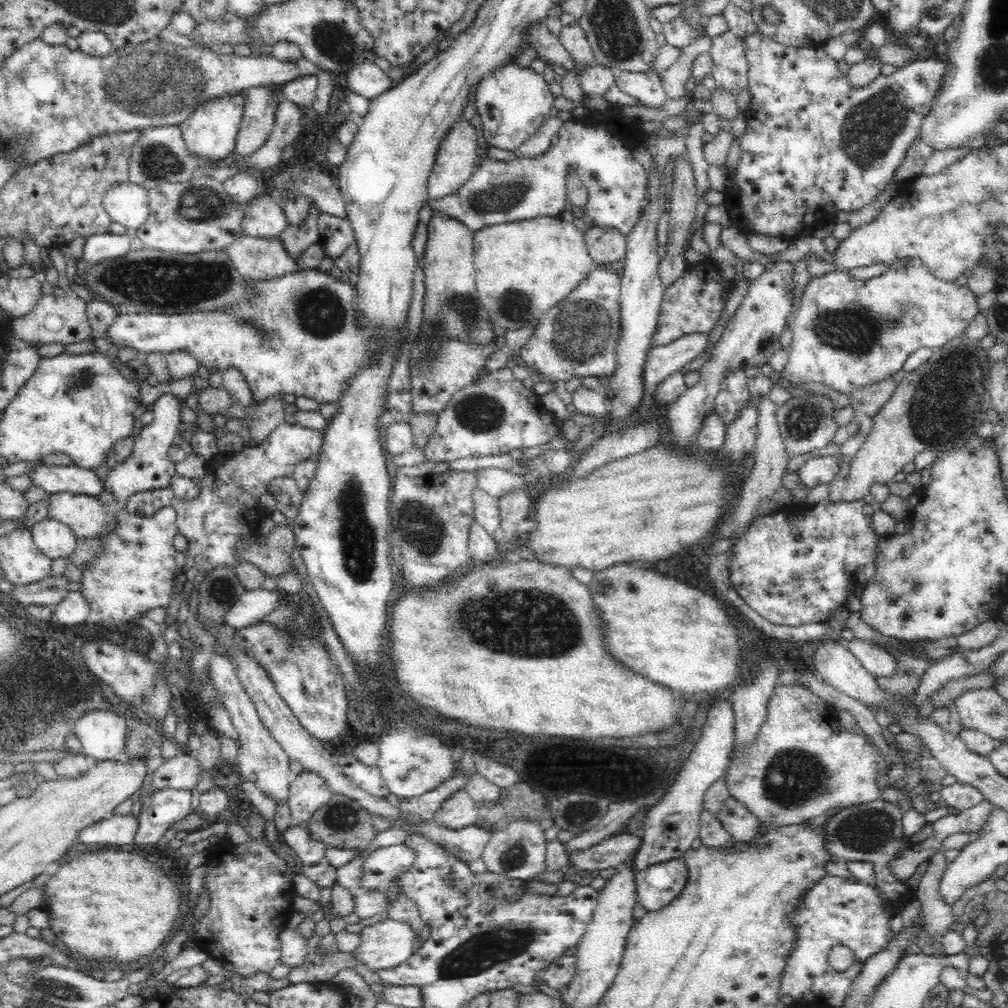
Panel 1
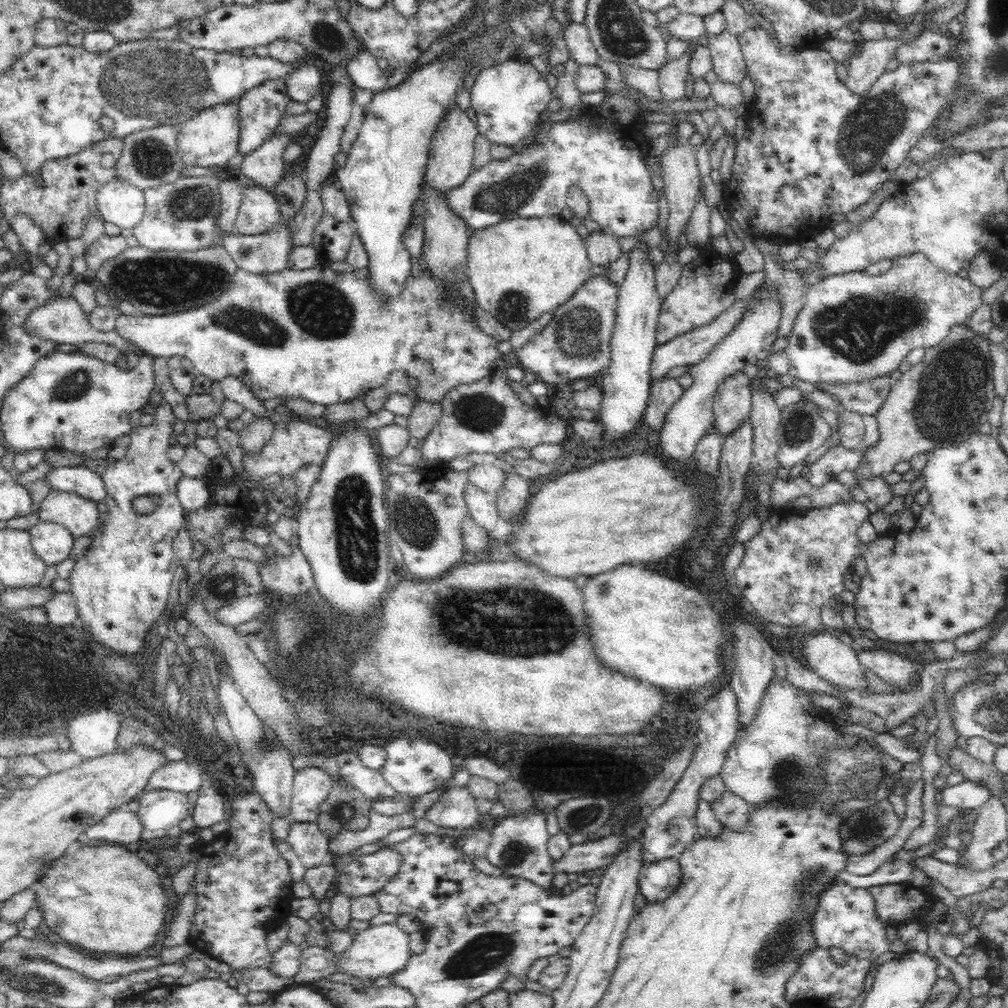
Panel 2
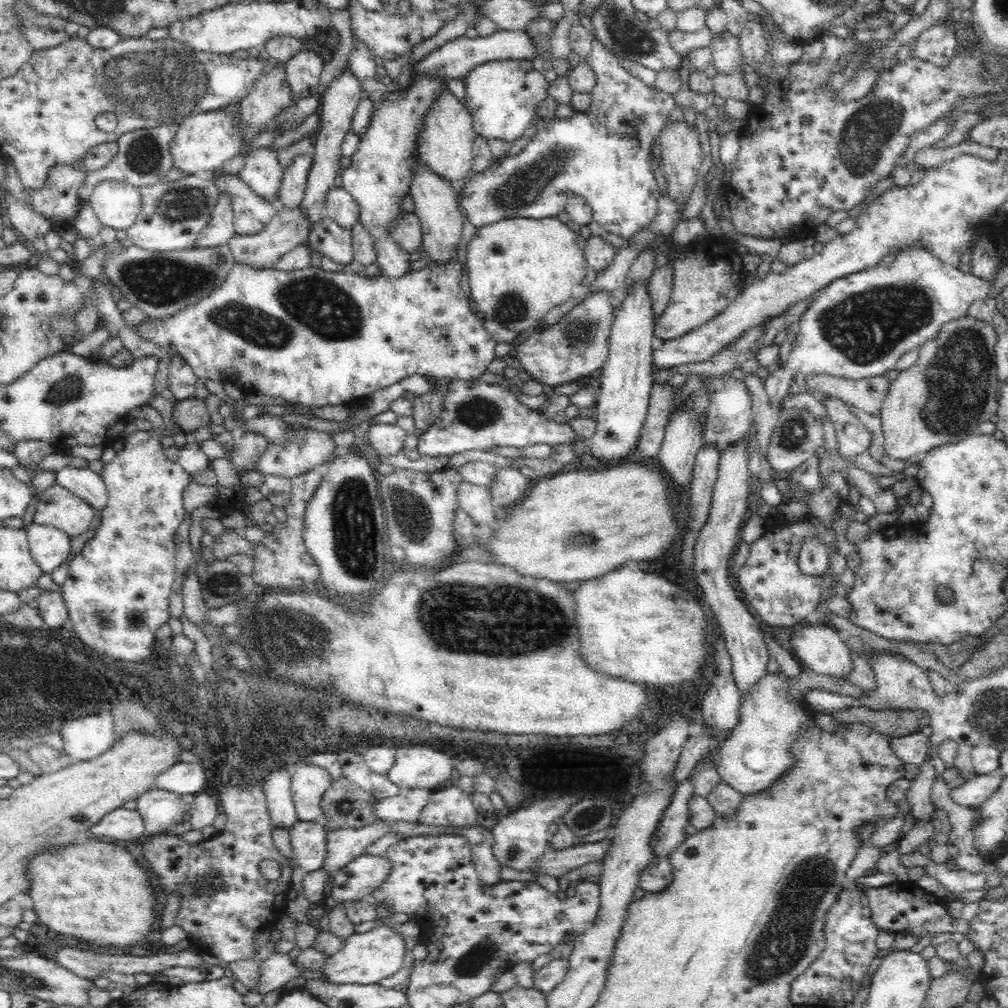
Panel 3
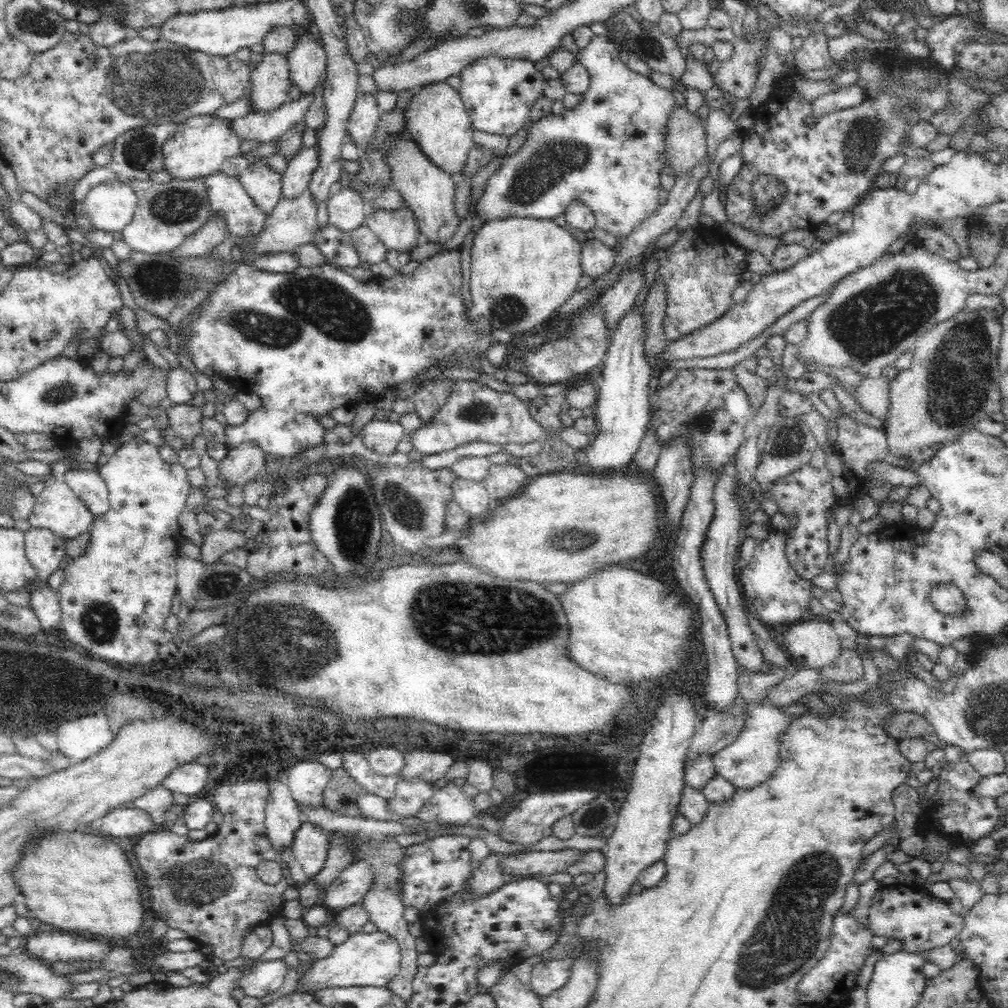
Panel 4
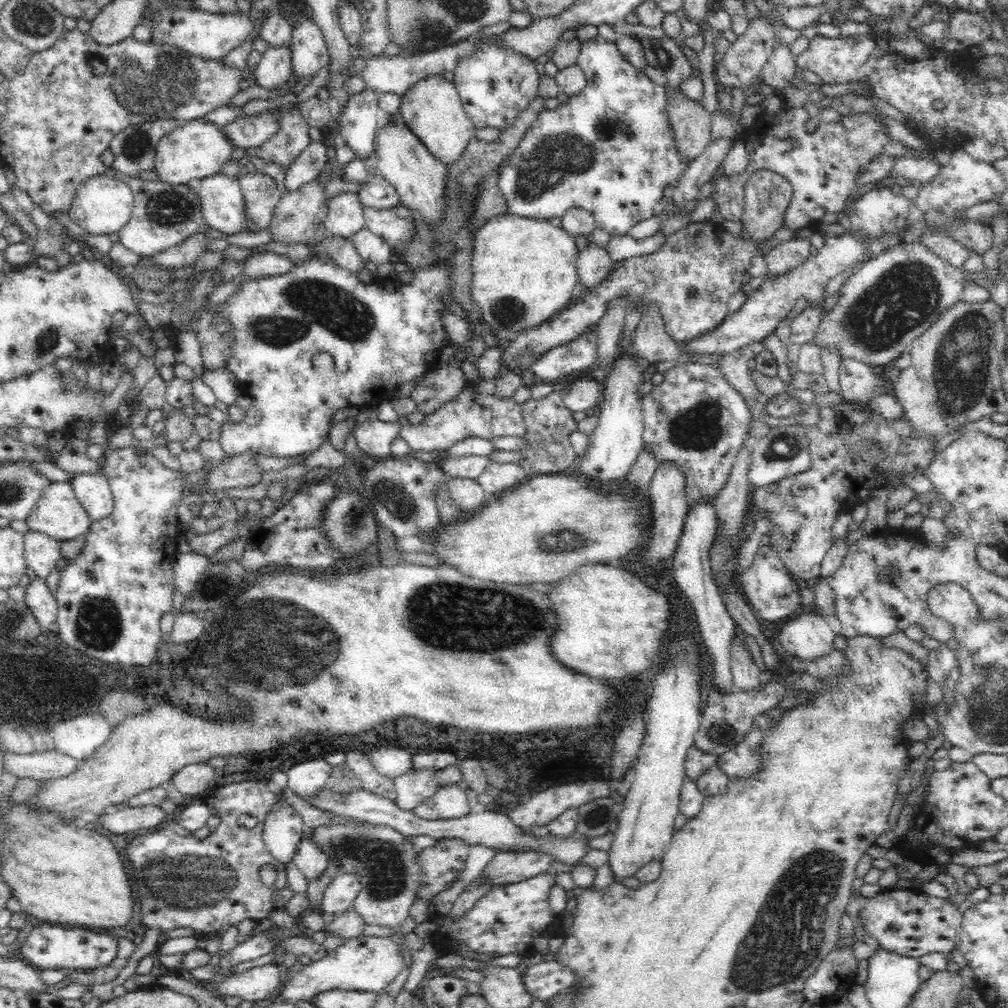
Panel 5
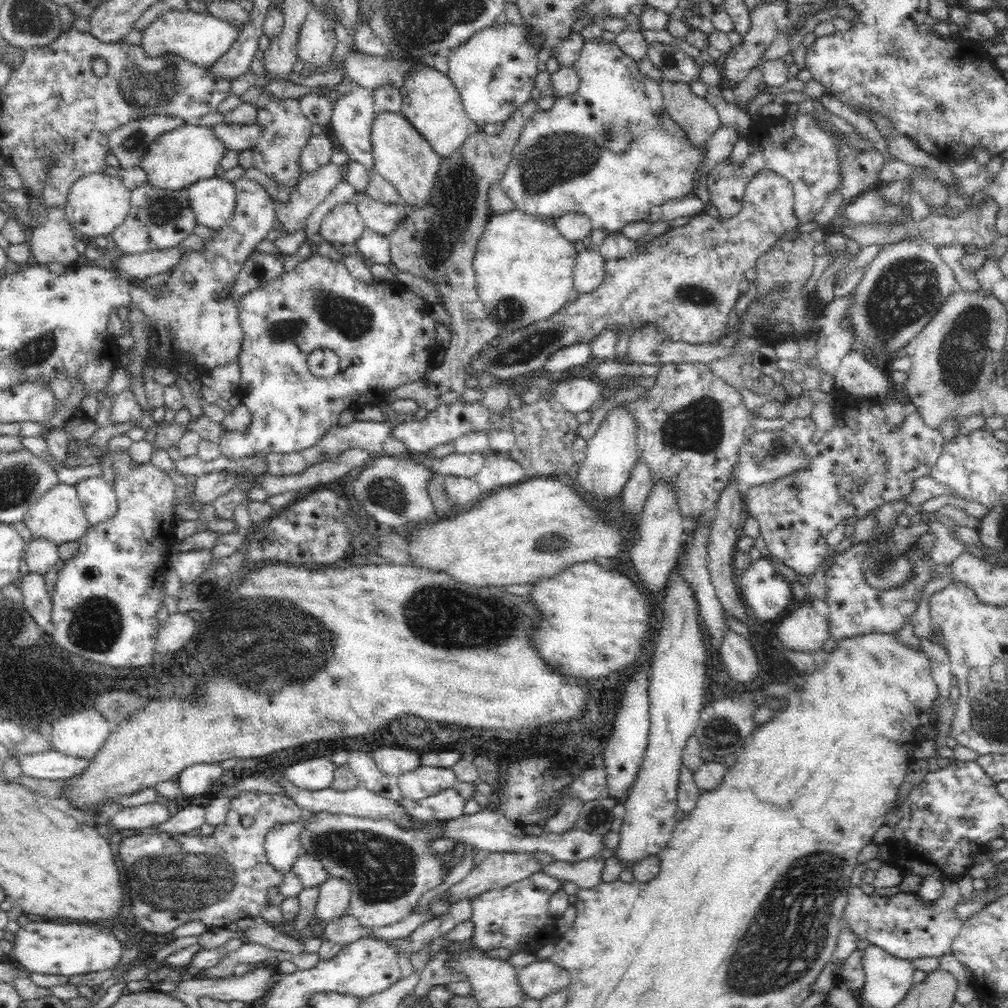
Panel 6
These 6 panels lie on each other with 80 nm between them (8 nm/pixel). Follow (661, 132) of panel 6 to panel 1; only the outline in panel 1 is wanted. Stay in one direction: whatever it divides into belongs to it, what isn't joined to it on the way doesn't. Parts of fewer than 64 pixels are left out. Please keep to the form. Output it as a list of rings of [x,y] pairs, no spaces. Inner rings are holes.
[[[568,120],[559,130],[560,139],[556,146],[550,145],[548,151],[537,158],[516,157],[510,162],[488,159],[478,166],[476,172],[454,194],[438,200],[428,200],[432,214],[448,215],[462,222],[469,230],[506,222],[529,220],[538,217],[554,217],[564,213],[564,202],[567,198],[565,177],[568,166],[575,166],[575,172],[583,179],[588,191],[585,214],[590,216],[598,226],[616,229],[626,237],[639,222],[642,204],[646,202],[646,169],[632,157],[632,151],[612,137],[602,126],[583,126],[580,122]]]

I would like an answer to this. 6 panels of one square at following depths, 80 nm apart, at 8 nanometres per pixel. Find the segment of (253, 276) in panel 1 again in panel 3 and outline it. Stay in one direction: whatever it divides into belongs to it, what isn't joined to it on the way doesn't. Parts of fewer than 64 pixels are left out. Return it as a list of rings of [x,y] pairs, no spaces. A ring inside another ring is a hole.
[[[277,207],[278,212],[268,226],[259,234],[238,235],[228,240],[227,246],[232,252],[232,257],[238,264],[254,267],[254,269],[272,268],[280,261],[282,256],[286,256],[296,245],[300,243],[308,244],[309,241],[309,222],[303,215],[302,207],[296,208]]]

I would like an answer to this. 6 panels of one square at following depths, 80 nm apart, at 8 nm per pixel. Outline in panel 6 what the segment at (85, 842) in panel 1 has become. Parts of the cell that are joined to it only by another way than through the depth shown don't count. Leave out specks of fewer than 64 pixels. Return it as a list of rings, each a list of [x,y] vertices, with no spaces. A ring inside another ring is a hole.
[[[157,801],[150,804],[143,804],[133,807],[121,807],[120,812],[117,812],[110,824],[120,828],[120,830],[148,830],[151,826],[156,826],[165,820],[168,820],[170,812]]]

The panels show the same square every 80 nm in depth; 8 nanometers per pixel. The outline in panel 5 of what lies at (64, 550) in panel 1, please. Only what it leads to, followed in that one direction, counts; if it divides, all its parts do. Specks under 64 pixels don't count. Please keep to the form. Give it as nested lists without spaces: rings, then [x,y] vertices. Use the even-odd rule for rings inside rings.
[[[28,530],[25,533],[24,556],[26,566],[32,576],[43,581],[56,569],[58,560],[62,558],[60,541],[35,530]]]

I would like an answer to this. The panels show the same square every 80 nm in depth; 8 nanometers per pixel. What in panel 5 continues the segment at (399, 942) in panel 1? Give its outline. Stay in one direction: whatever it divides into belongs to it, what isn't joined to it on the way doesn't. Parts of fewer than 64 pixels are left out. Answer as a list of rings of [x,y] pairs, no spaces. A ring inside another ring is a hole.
[[[362,934],[356,936],[356,938],[345,939],[344,944],[340,944],[338,948],[329,951],[324,958],[307,964],[299,972],[296,972],[286,984],[283,984],[278,992],[282,989],[280,999],[290,1000],[291,1002],[311,1000],[311,998],[314,998],[320,992],[333,989],[374,991],[378,993],[383,992],[396,979],[396,976],[402,972],[403,968],[400,947],[394,942],[392,936],[366,936]]]

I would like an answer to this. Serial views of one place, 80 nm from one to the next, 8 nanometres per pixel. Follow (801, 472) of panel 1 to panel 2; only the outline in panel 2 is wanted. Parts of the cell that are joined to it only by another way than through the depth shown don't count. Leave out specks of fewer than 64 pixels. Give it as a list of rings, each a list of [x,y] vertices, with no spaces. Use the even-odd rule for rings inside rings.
[[[842,445],[830,447],[815,462],[808,464],[806,481],[810,485],[822,488],[827,482],[836,479],[844,470],[853,471],[862,458],[862,450],[848,450]]]

